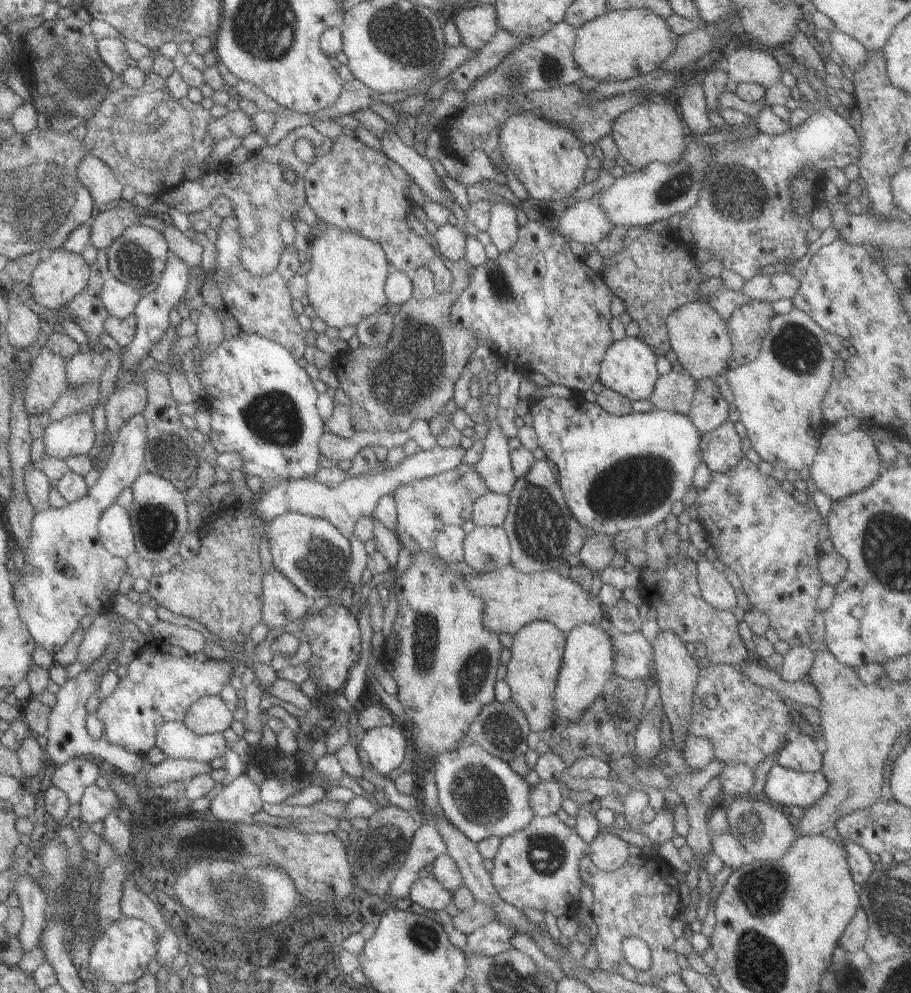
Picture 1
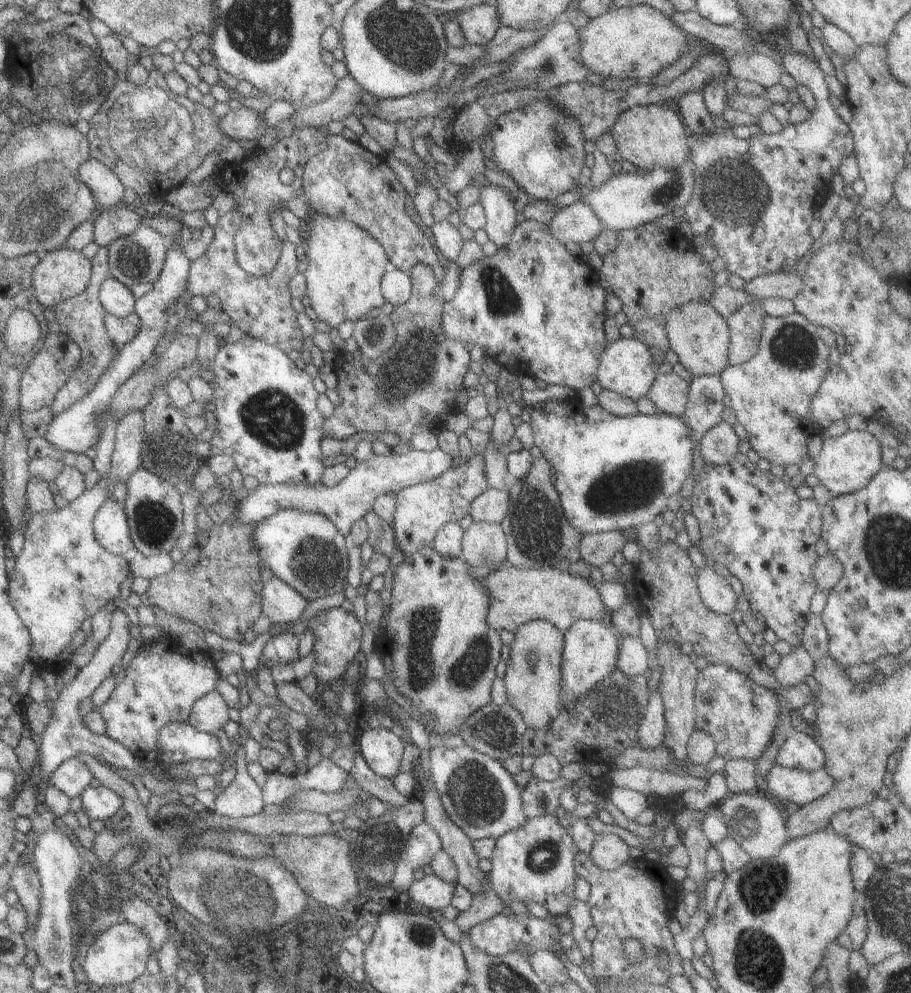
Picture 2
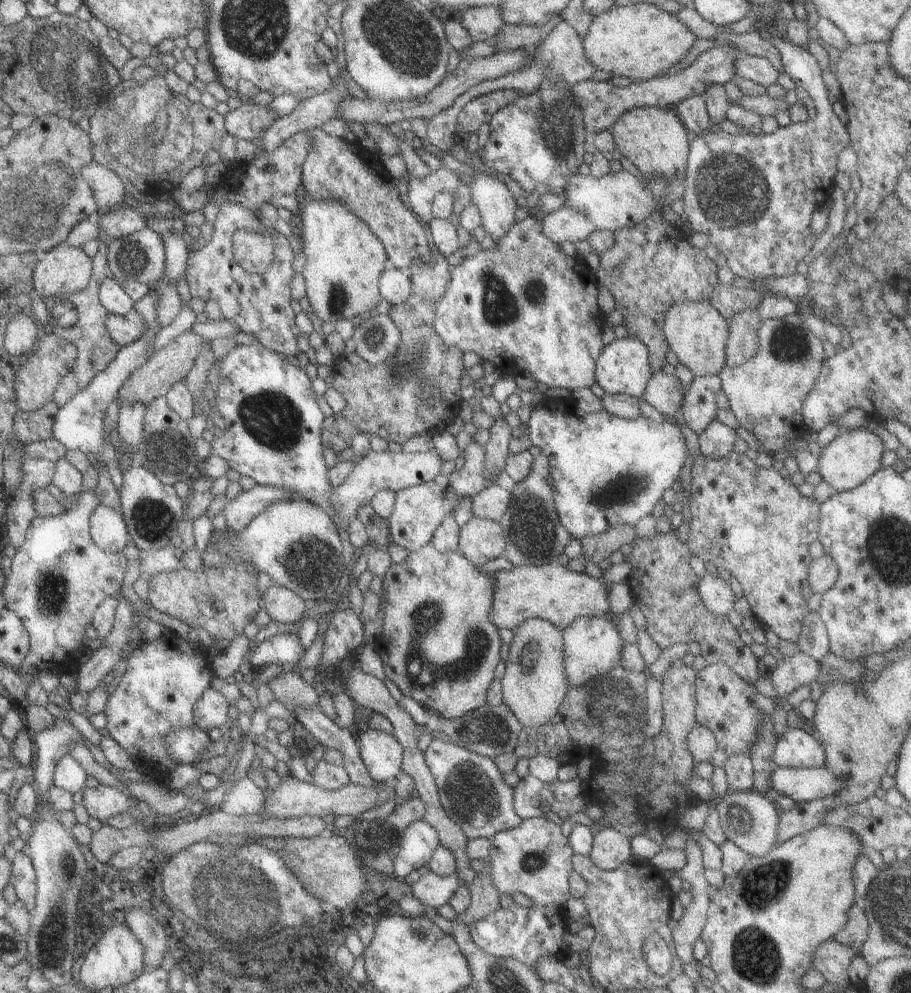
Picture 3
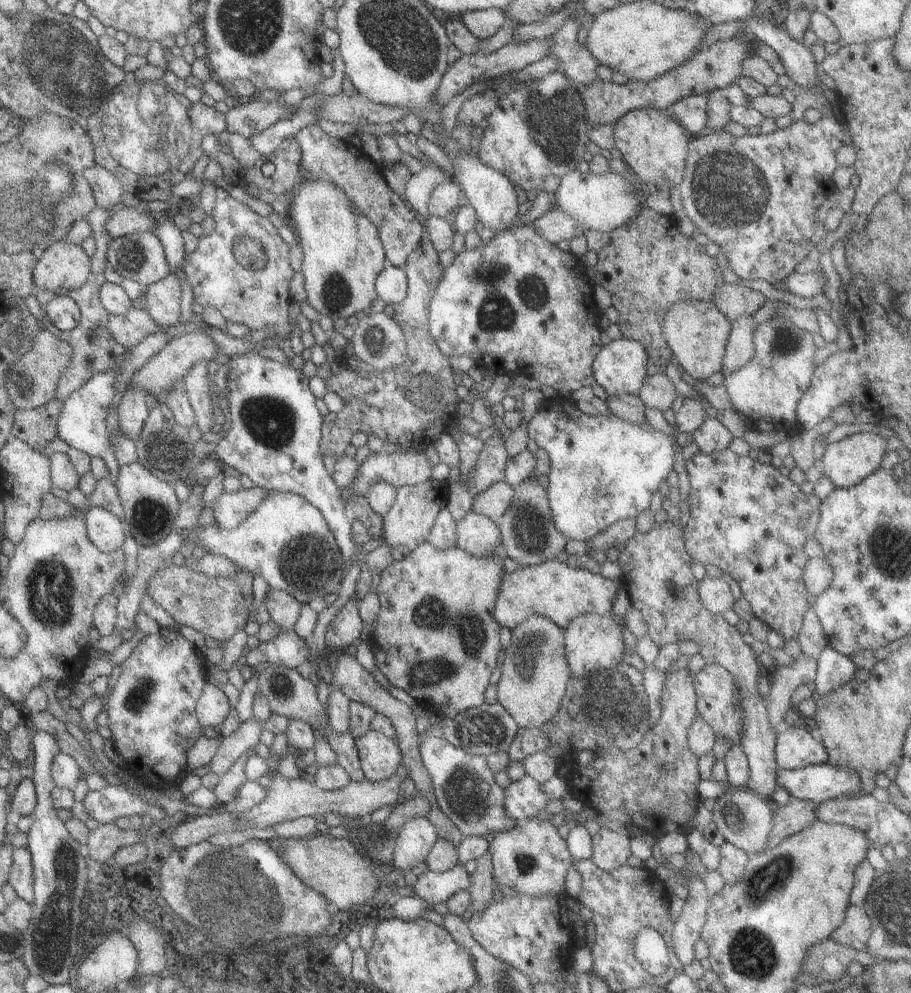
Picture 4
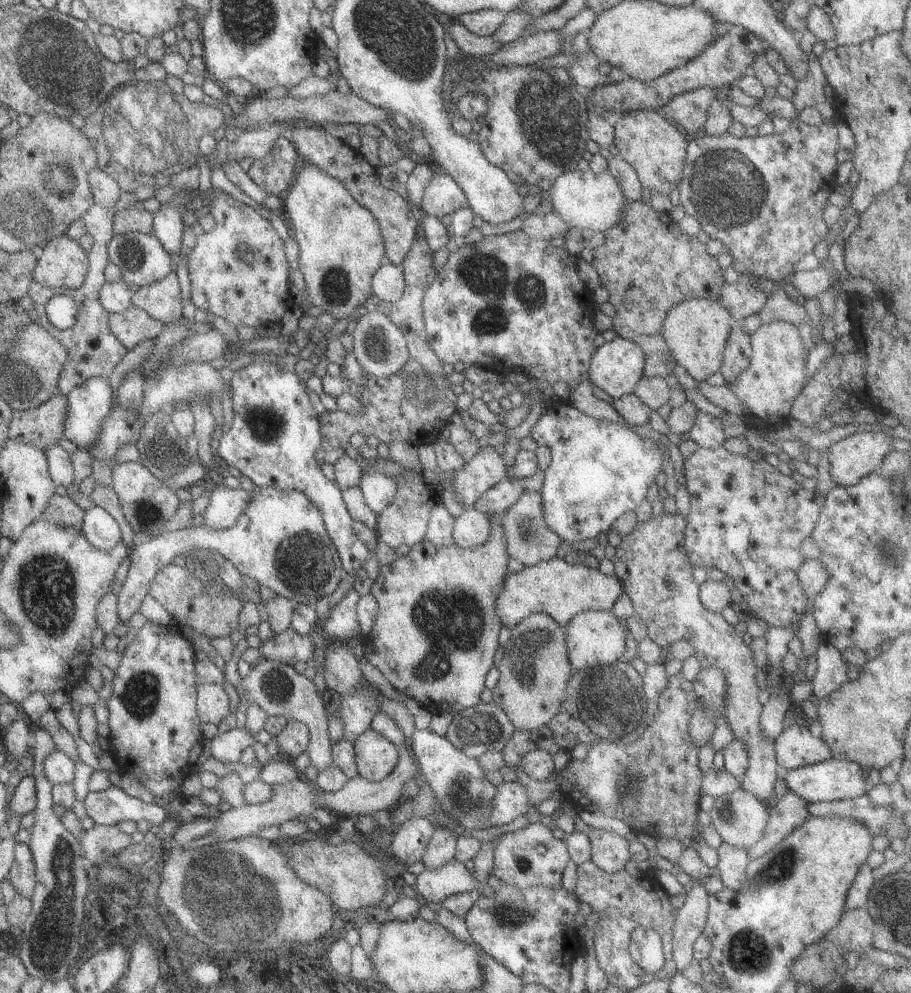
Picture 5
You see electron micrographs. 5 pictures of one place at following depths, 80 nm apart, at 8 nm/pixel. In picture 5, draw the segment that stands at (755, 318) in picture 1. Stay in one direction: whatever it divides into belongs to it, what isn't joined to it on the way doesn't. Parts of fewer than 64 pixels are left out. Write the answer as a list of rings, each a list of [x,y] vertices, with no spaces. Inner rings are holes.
[[[732,327],[727,337],[722,361],[718,371],[729,384],[735,377],[747,368],[749,357],[752,350],[750,347],[750,335],[745,333],[743,328]]]

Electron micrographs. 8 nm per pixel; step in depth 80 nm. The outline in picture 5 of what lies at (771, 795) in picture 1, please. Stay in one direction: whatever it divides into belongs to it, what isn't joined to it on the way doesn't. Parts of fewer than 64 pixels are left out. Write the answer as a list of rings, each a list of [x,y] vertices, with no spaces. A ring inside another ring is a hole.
[[[831,756],[827,760],[782,771],[782,773],[783,782],[788,790],[808,803],[852,799],[865,793],[870,785],[867,773],[858,764],[833,759]]]

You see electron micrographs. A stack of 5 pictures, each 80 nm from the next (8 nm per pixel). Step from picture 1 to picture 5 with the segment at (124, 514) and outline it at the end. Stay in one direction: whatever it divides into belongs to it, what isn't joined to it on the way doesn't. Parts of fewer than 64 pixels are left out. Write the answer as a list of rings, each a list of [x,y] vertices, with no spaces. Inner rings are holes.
[[[98,507],[84,511],[79,528],[87,544],[99,551],[114,548],[121,541],[117,522],[105,510]]]

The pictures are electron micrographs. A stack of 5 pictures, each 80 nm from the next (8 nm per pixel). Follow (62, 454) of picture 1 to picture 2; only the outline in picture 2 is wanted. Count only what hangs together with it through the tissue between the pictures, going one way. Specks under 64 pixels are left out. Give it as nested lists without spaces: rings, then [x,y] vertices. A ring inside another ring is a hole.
[[[176,240],[165,251],[164,261],[160,275],[152,282],[150,291],[143,294],[134,302],[133,312],[139,319],[139,328],[137,334],[122,347],[117,350],[117,358],[111,361],[107,369],[103,371],[95,384],[87,394],[78,398],[69,408],[56,414],[47,425],[43,438],[63,452],[83,453],[87,448],[91,448],[97,442],[96,421],[101,418],[102,413],[108,408],[109,401],[116,388],[141,366],[145,361],[153,358],[153,347],[159,342],[159,339],[165,332],[165,320],[167,320],[167,306],[172,304],[176,298],[186,290],[186,276],[188,275],[189,262],[181,253],[179,246],[181,241]]]

